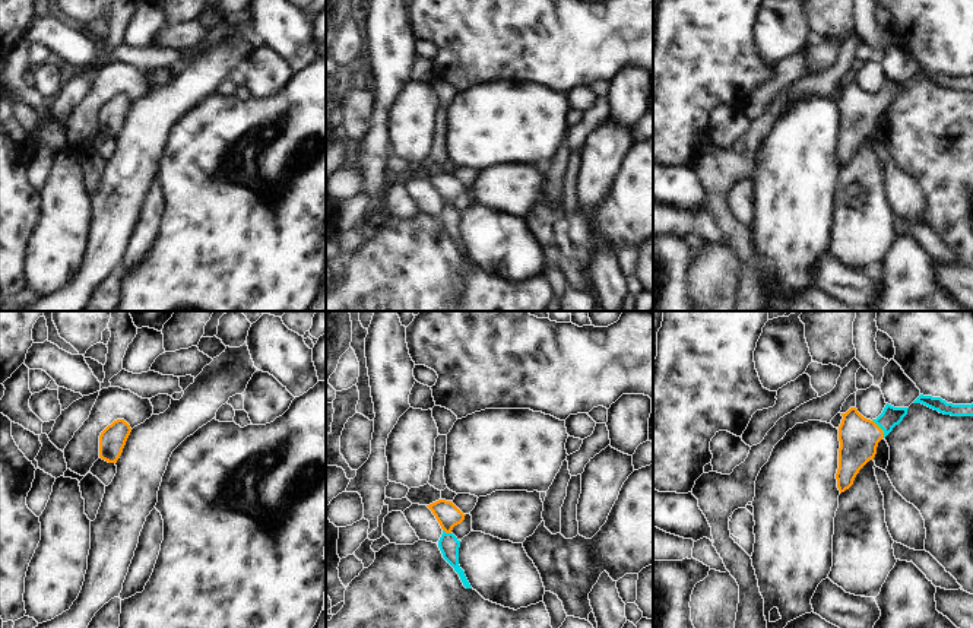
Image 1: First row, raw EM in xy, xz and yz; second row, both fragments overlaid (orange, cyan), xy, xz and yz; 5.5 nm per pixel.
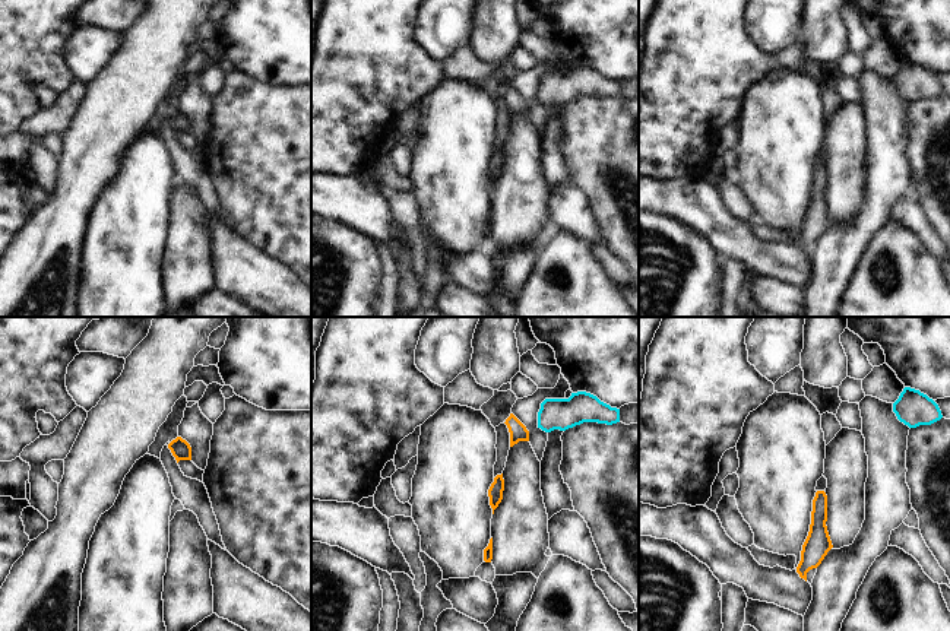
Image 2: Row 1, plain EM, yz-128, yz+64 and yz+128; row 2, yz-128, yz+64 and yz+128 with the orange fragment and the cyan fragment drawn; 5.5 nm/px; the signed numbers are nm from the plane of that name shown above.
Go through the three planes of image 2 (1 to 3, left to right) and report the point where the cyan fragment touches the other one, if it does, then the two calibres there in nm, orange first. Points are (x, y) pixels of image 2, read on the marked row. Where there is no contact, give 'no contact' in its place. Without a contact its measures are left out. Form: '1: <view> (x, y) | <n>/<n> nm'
1: no contact
2: no contact
3: no contact

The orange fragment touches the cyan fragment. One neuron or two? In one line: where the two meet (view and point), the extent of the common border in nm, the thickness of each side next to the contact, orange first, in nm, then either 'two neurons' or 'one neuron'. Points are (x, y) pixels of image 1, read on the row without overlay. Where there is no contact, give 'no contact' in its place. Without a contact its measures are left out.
yz (880, 101) | 120 nm | 220/110 nm | one neuron

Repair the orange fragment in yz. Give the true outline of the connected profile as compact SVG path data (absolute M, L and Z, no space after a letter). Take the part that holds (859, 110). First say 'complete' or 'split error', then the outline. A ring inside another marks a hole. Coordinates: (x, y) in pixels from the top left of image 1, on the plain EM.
split error | M885 77L877 92L863 91L856 80L842 86L839 99L839 142L837 161L842 165L853 158L859 143L877 127L878 115L885 111L907 88L909 80Z

